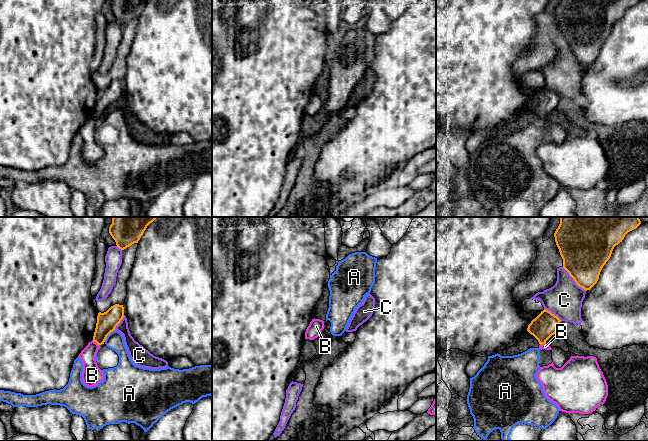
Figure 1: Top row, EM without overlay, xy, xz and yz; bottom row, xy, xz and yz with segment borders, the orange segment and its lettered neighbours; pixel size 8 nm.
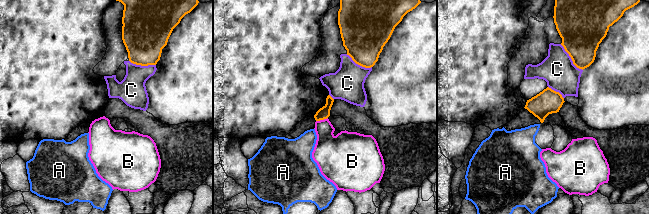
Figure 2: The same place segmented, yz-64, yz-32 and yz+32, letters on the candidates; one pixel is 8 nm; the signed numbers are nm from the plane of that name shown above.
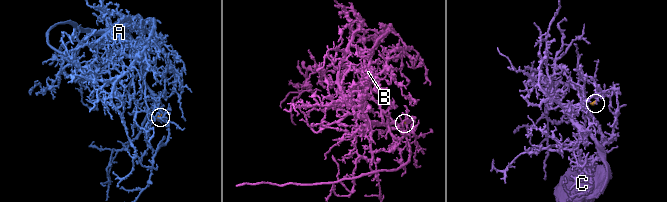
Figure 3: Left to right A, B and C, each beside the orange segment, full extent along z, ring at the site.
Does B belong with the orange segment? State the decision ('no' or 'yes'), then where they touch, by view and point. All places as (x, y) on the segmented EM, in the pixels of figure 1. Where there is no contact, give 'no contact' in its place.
no; meets orange in xy at (96, 342)

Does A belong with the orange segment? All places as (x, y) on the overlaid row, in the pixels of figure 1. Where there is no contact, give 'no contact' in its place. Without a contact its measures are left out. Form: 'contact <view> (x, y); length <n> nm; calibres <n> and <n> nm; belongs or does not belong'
contact xy (108, 334); length 130 nm; calibres 160 and 140 nm; does not belong

